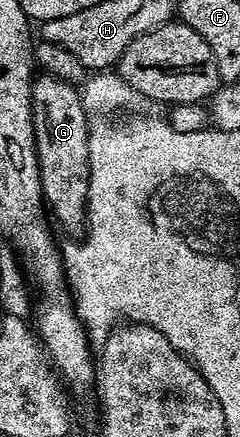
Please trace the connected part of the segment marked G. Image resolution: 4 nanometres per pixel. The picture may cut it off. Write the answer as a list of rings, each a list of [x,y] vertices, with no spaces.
[[[37,75],[32,82],[32,129],[45,205],[64,223],[66,231],[83,233],[90,190],[90,113],[84,108],[81,89],[53,76]]]

